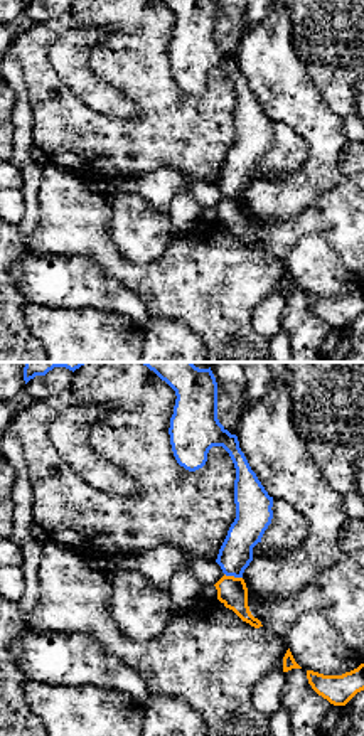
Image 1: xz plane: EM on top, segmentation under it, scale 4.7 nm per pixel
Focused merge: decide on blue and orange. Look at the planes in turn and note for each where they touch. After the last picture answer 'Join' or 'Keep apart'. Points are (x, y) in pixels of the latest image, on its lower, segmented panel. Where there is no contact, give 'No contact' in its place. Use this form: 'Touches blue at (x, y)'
Touches blue at (233, 575)

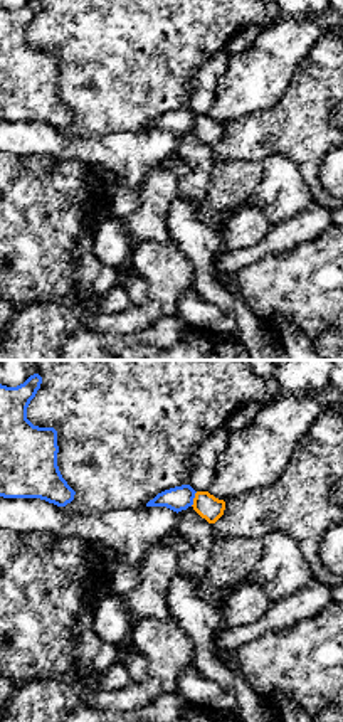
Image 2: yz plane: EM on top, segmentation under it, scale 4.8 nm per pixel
Touches blue at (194, 497)

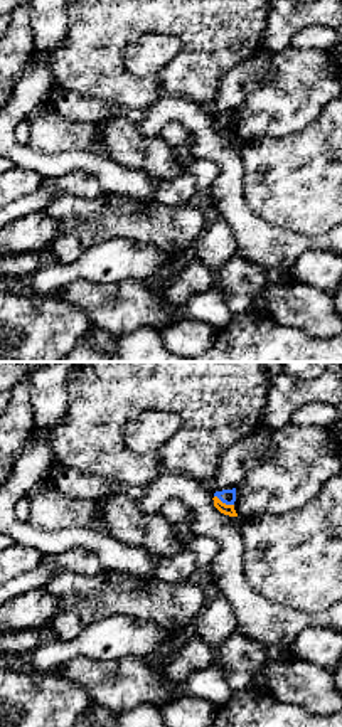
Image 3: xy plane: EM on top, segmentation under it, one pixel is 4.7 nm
Touches blue at (224, 502)

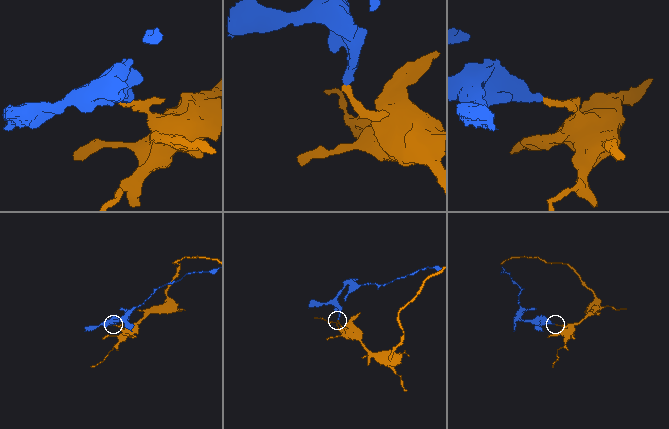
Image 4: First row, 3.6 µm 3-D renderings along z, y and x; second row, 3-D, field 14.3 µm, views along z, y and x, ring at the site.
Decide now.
Keep apart

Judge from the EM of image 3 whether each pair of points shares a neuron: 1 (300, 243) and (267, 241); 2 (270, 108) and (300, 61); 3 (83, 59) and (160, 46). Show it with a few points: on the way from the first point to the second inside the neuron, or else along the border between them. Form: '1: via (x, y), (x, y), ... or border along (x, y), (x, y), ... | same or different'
1: via (292, 243), (275, 241) | same
2: via (283, 100), (299, 84), (300, 74) | same
3: border along (160, 34), (125, 49), (135, 76) | different

